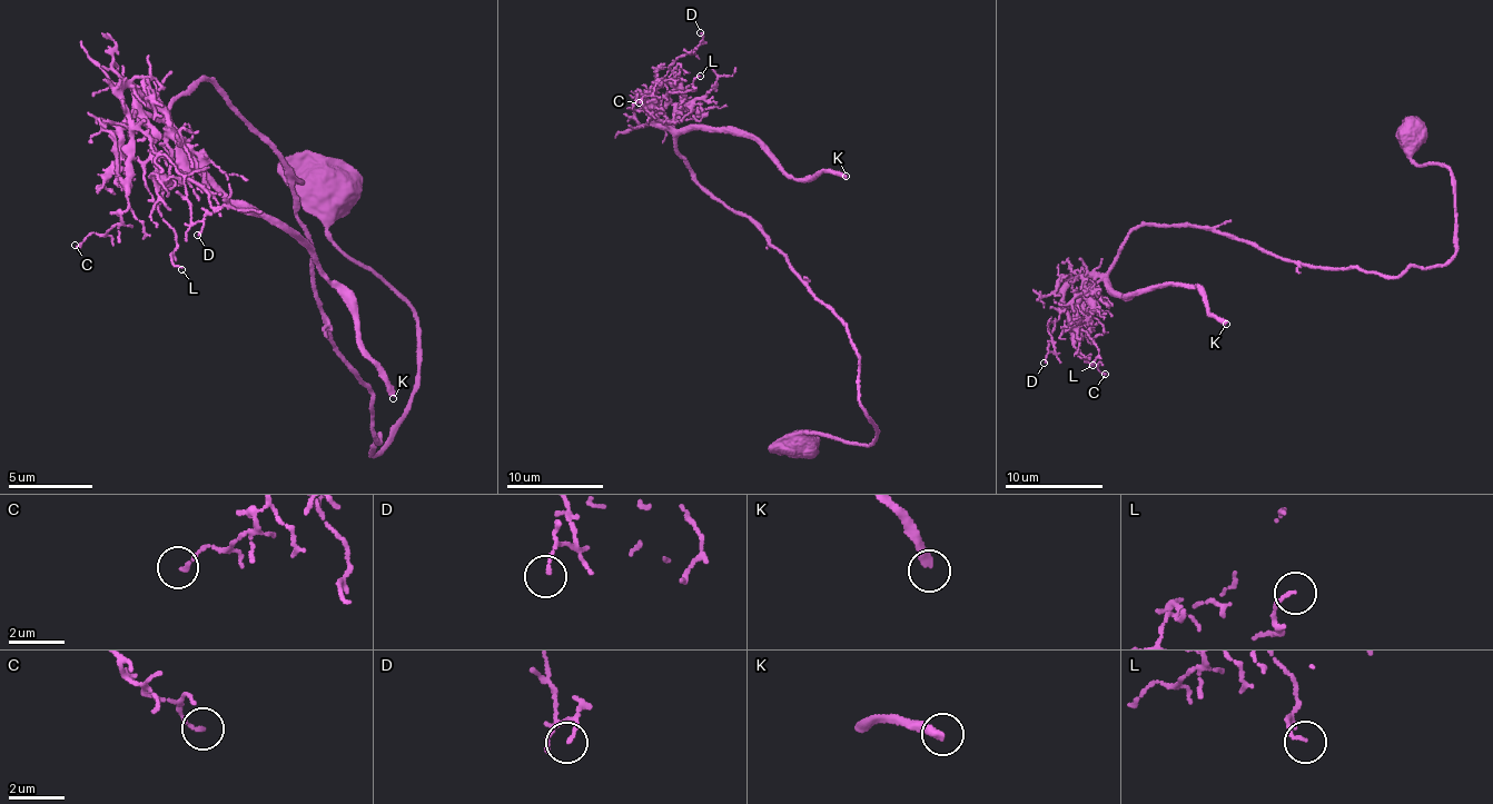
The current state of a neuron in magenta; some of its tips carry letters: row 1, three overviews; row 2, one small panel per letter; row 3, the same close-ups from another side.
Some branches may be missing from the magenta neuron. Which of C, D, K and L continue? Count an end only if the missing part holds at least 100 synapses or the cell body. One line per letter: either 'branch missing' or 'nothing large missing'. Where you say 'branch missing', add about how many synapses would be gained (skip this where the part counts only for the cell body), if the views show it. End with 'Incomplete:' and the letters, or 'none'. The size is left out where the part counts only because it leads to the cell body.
C: nothing large missing
D: nothing large missing
K: branch missing; about 110 synapses
L: nothing large missing
Incomplete: K

